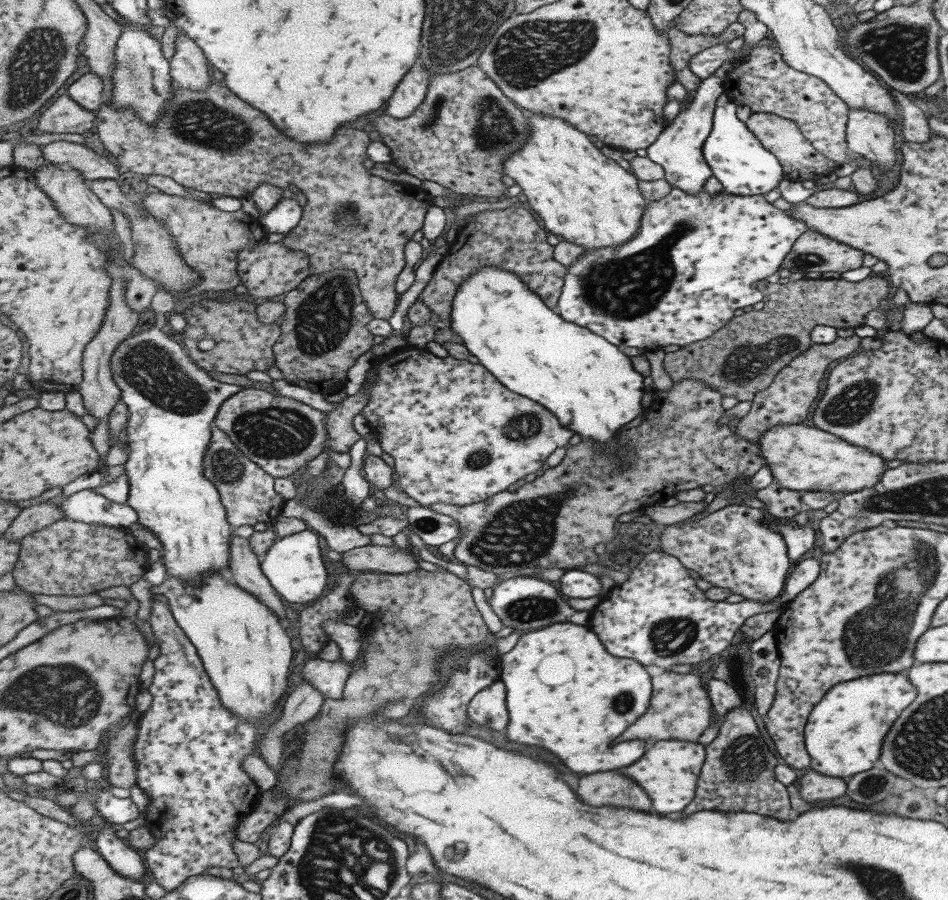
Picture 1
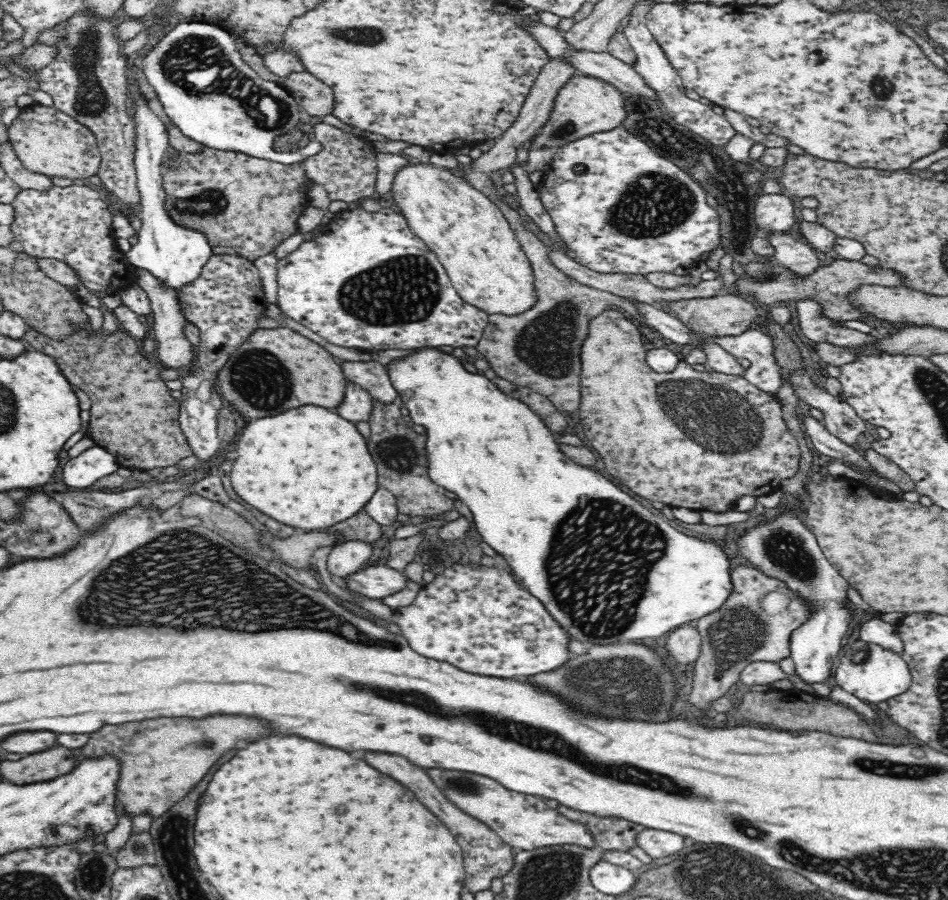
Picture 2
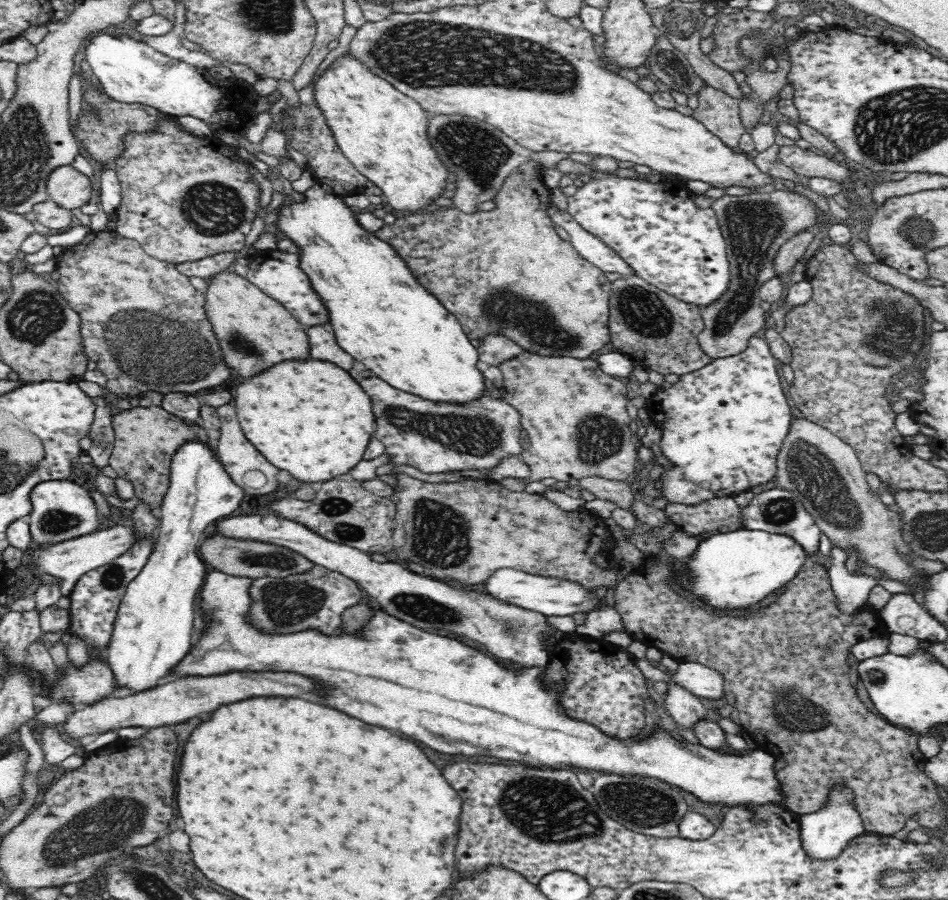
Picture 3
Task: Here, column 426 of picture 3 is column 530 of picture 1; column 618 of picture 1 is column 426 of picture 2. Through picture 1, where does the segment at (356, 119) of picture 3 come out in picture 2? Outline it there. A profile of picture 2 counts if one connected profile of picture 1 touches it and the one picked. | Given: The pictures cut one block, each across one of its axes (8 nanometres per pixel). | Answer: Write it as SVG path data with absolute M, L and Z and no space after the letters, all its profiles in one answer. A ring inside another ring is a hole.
M414 164L402 168L392 186L392 196L394 202L402 208L402 216L406 218L410 230L428 244L432 252L438 254L440 262L444 264L458 296L466 302L472 304L484 312L492 314L506 314L514 316L520 312L530 310L538 296L534 288L534 268L530 258L526 256L518 236L514 234L510 222L506 220L504 212L494 204L486 194L476 190L472 184L468 184L464 178L454 176L448 168L436 168L434 164Z

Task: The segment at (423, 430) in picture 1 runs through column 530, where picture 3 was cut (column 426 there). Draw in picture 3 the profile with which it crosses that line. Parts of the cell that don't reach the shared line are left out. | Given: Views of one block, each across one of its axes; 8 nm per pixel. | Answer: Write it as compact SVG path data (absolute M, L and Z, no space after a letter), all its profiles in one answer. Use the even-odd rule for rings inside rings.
M372 376L372 378L364 378L362 382L362 388L366 390L366 394L370 394L370 398L372 398L372 404L374 404L374 414L376 414L376 438L384 444L384 454L388 456L388 464L394 464L396 468L398 466L412 466L412 468L416 468L416 470L420 470L420 472L424 472L424 474L444 474L444 472L462 472L462 470L480 470L480 472L492 472L492 470L496 470L496 468L500 468L502 464L504 464L504 460L508 460L508 458L526 458L526 452L528 450L524 450L522 448L522 414L520 414L520 410L516 408L516 406L512 406L508 400L506 400L506 394L504 394L504 390L500 390L502 392L502 398L492 398L492 390L490 388L484 388L484 392L482 392L482 396L480 398L476 398L476 400L470 400L470 402L442 402L442 400L426 400L426 398L422 398L422 396L414 396L414 394L410 394L410 392L402 392L402 390L398 390L398 388L392 388L386 380L382 380L382 378L378 378L378 376Z

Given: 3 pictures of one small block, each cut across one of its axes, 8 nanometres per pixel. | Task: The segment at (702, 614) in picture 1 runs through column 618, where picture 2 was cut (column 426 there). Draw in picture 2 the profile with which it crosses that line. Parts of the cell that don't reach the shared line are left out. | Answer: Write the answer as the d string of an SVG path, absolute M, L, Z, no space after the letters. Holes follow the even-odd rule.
M454 564L446 568L430 584L422 586L414 604L394 610L392 622L402 628L402 636L420 656L442 662L448 660L452 666L480 676L514 678L552 672L574 656L568 650L568 642L572 638L560 628L554 616L548 614L548 610L536 596L514 582L512 572L480 564Z

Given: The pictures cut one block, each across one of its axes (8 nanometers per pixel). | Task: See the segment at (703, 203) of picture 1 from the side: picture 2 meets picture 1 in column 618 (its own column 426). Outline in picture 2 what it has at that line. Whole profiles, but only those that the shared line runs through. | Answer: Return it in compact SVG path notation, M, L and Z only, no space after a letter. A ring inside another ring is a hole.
M346 208L344 212L334 214L326 232L310 242L302 242L296 252L278 262L278 308L336 346L370 352L442 346L452 346L454 350L466 346L478 348L490 322L490 314L466 304L458 296L444 264L438 264L436 254L426 246L428 244L410 230L406 218L392 208L382 208L378 212Z

